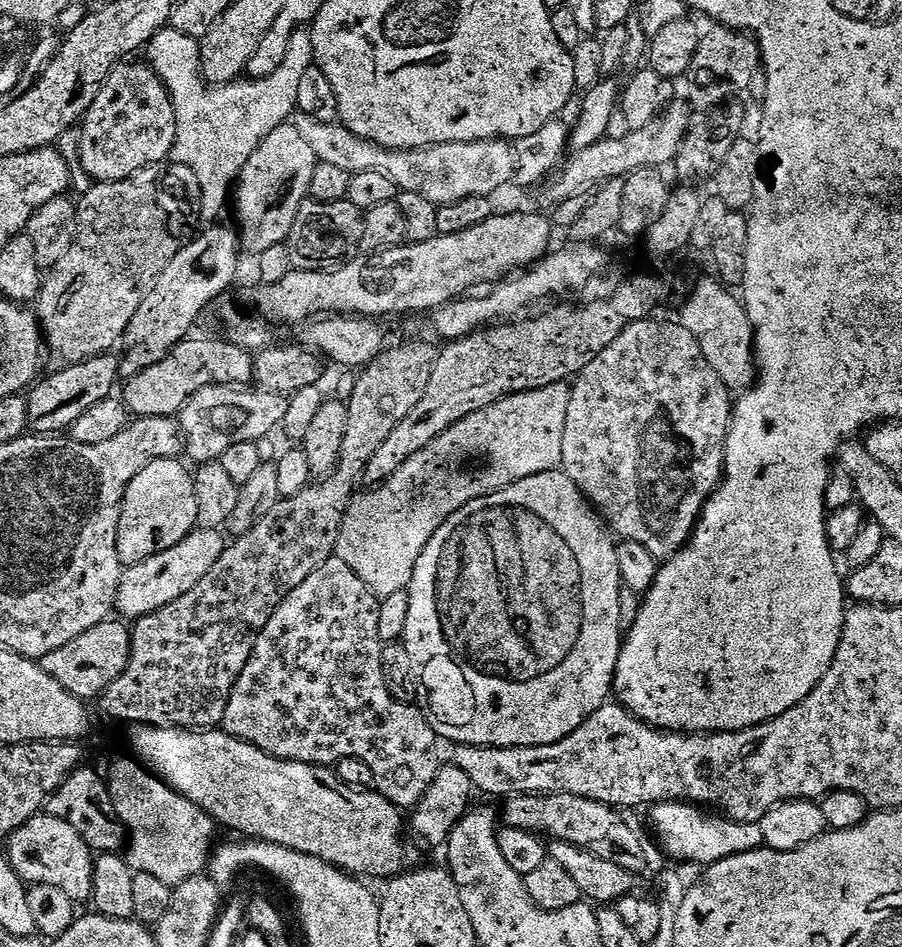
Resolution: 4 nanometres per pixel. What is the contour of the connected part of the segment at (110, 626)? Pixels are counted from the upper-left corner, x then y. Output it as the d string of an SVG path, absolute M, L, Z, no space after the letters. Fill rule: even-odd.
M109 618L104 623L86 630L74 642L44 656L42 667L58 686L62 686L72 696L85 702L95 701L104 695L109 686L123 675L132 657L132 634L129 625L124 622L115 624Z

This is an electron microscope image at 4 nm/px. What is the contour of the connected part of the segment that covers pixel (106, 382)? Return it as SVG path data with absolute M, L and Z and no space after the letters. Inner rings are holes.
M112 354L100 356L87 364L65 367L60 370L64 372L56 373L49 380L41 379L26 396L29 429L33 433L40 434L40 420L44 420L44 434L54 434L63 428L64 431L71 429L72 424L78 422L82 414L86 414L86 410L94 410L94 406L109 399L113 395L112 387L116 384L116 375L122 372L121 361L115 360L114 357Z

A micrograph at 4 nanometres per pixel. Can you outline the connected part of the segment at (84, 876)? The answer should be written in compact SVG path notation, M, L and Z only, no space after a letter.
M38 814L9 836L6 847L8 860L25 883L56 887L74 904L91 901L94 853L69 823L57 816Z

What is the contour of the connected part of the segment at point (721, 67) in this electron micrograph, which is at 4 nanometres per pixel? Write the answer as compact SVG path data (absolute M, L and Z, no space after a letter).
M716 26L713 27L713 32L707 32L705 31L703 35L701 35L700 38L700 45L698 46L698 50L696 51L696 57L692 60L692 67L690 72L690 77L692 76L692 80L694 83L696 83L696 89L692 92L692 100L694 103L697 104L700 108L720 108L723 109L725 106L723 104L728 104L731 102L732 99L735 98L735 96L740 96L743 94L744 91L747 90L748 87L751 86L752 83L756 80L756 75L761 75L762 72L762 55L760 53L760 45L756 43L755 39L751 35L745 34L743 32L737 32L730 28L725 28L723 26Z

